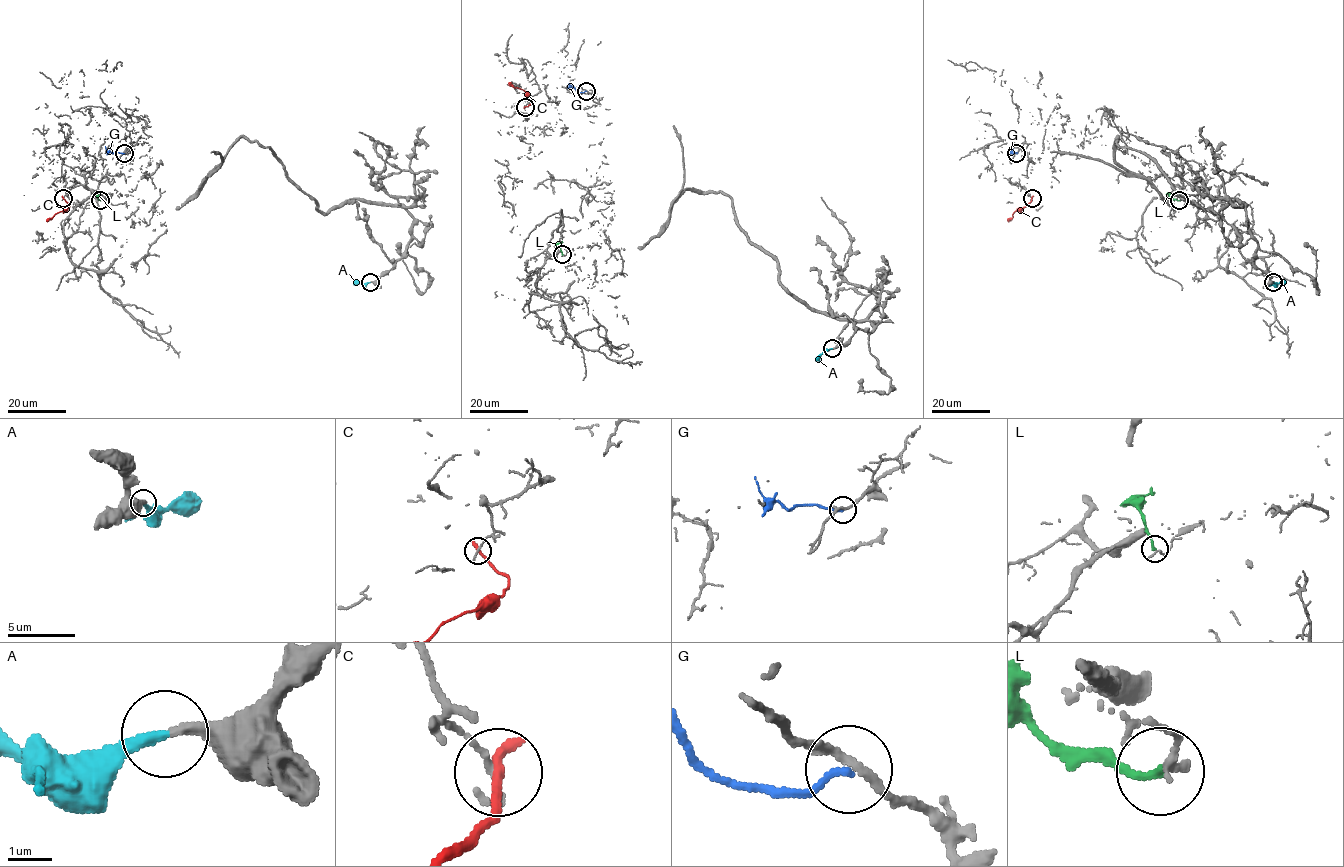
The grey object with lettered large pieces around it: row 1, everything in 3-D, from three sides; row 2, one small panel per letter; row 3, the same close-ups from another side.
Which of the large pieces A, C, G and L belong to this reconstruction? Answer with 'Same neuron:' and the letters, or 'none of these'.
Same neuron: A

